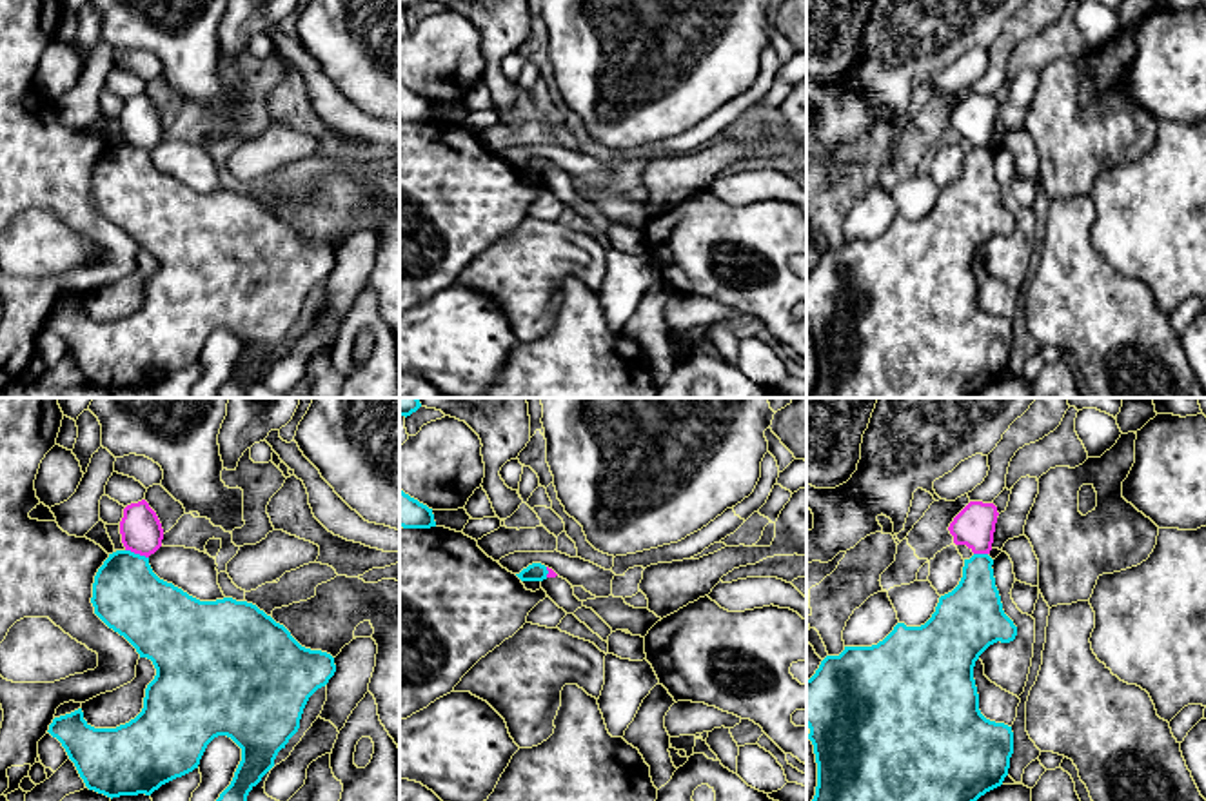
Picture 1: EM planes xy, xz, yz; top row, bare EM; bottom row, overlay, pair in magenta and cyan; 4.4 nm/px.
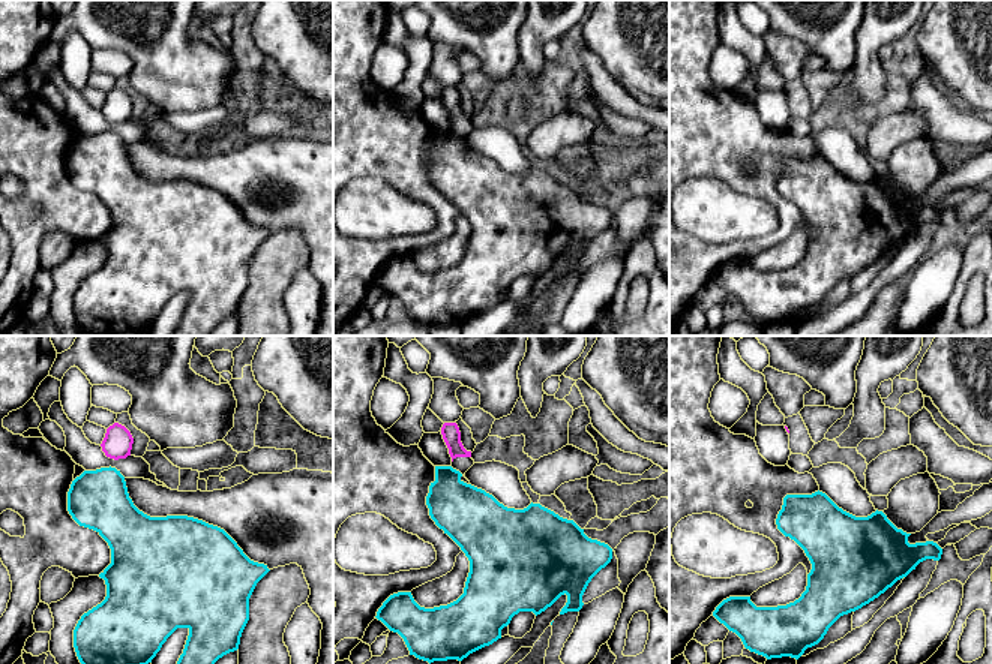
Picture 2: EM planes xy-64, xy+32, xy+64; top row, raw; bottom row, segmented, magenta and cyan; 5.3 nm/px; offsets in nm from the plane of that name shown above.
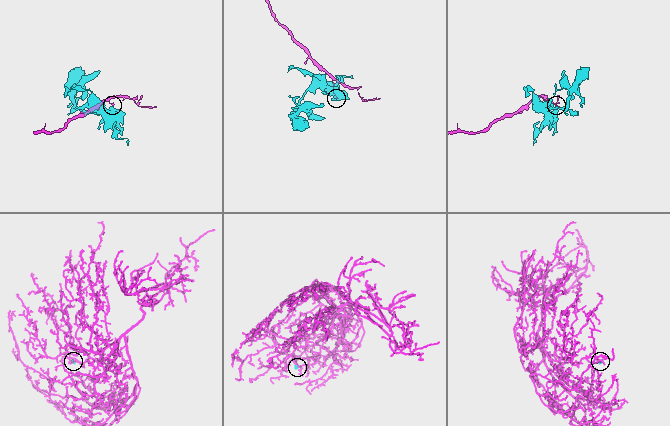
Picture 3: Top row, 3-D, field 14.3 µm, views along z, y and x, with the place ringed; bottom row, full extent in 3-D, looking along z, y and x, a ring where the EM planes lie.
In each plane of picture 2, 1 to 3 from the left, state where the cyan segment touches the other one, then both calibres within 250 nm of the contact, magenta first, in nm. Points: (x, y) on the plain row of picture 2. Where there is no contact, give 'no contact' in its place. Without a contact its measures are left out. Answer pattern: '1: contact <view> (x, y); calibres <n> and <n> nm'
1: no contact
2: no contact
3: no contact

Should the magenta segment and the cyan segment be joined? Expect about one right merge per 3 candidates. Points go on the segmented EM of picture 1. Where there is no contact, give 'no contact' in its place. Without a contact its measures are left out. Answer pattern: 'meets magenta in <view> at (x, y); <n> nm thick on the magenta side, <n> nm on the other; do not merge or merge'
meets magenta in xy at (137, 553); 180 nm thick on the magenta side, 320 nm on the other; do not merge

